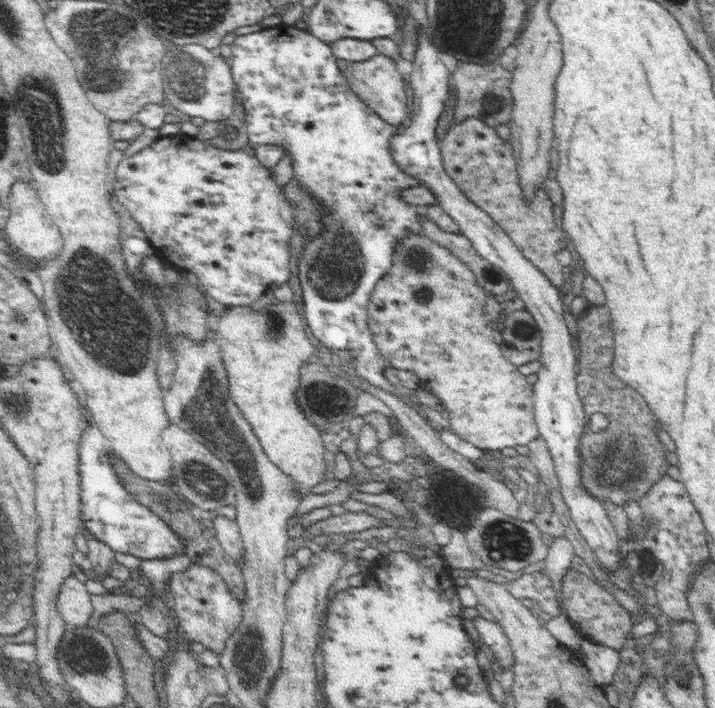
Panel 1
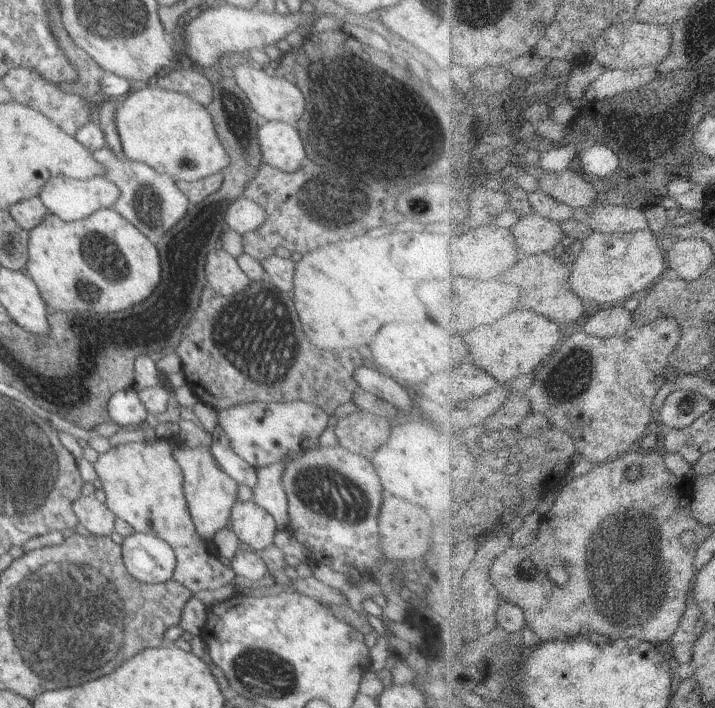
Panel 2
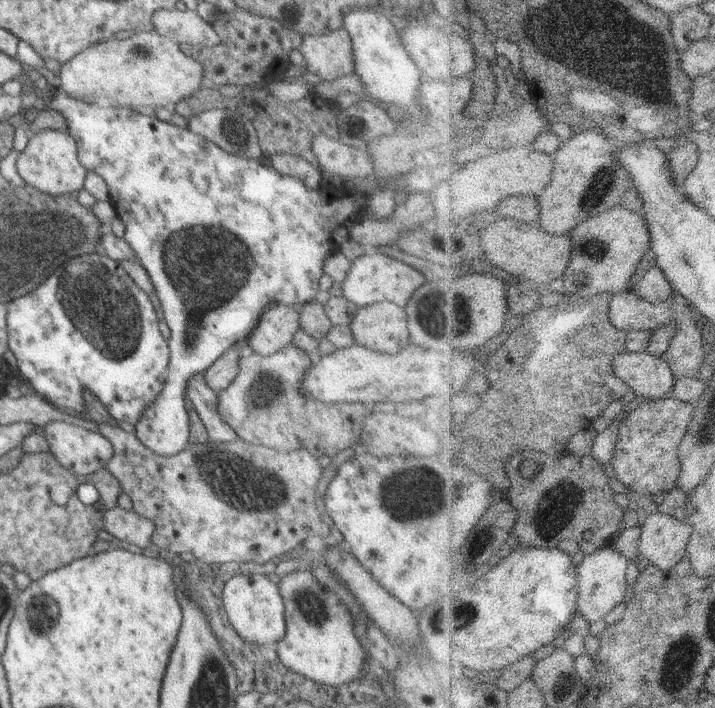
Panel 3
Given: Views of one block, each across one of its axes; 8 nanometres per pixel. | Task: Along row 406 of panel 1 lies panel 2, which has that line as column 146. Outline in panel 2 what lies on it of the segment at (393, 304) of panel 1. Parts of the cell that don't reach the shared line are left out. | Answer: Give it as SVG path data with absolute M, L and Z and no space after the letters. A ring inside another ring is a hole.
M155 440L131 442L112 447L93 462L102 482L105 505L116 518L122 518L136 533L156 535L174 549L177 556L172 580L191 593L214 590L234 583L234 569L222 564L219 555L198 533L194 526L183 491L183 469L173 457L174 444Z

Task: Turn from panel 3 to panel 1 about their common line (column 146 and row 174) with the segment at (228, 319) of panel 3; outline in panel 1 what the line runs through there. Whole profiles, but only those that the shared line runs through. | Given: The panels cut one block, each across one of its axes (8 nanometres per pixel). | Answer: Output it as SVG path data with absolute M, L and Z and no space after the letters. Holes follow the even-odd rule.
M428 30L418 32L418 45L412 63L413 71L409 76L410 86L414 92L411 124L409 127L399 126L399 132L392 140L391 155L399 167L420 184L428 187L437 198L440 205L455 221L463 236L466 236L473 248L488 262L500 268L513 285L518 297L522 299L526 310L535 318L536 324L542 333L541 351L538 360L542 367L537 372L538 380L533 385L533 407L535 423L540 436L546 441L551 454L555 471L561 486L563 500L569 508L569 516L577 530L584 537L586 543L596 555L603 569L608 573L620 568L619 534L610 521L604 505L596 499L580 479L580 436L587 426L587 416L582 407L580 396L576 393L577 383L577 356L572 346L572 335L568 332L564 322L566 311L561 302L559 290L528 258L516 248L515 243L506 232L492 220L481 208L478 208L452 182L450 175L444 171L442 153L436 126L442 112L446 108L448 98L448 78L450 72L446 69L437 46L434 46ZM179 132L169 137L160 136L149 146L146 146L132 156L125 157L116 168L116 177L113 188L118 202L120 202L124 212L128 210L128 216L135 222L135 225L145 235L144 247L151 247L157 252L157 256L168 265L180 268L182 272L188 271L196 275L196 278L202 284L203 290L208 297L214 301L228 306L251 305L259 299L268 289L270 284L283 285L290 278L290 240L293 234L294 226L294 207L291 207L284 197L284 189L274 181L270 168L262 165L256 159L256 151L253 145L246 145L244 149L222 150L216 148L196 137L190 137Z

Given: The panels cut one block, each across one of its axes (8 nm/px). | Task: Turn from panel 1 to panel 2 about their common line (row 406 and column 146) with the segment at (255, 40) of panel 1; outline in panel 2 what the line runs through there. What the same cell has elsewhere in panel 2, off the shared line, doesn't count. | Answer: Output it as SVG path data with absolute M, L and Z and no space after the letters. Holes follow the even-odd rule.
M133 388L114 393L107 408L111 420L124 429L142 426L147 417L147 410Z

